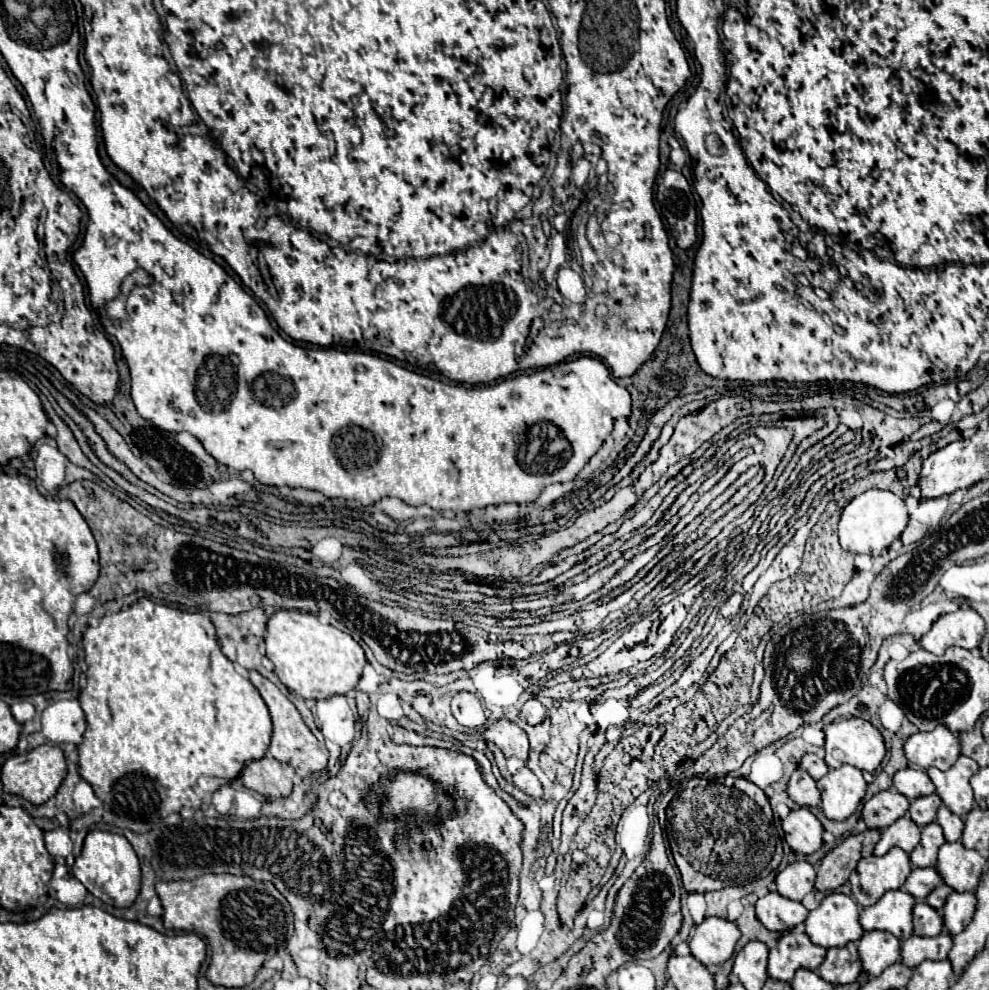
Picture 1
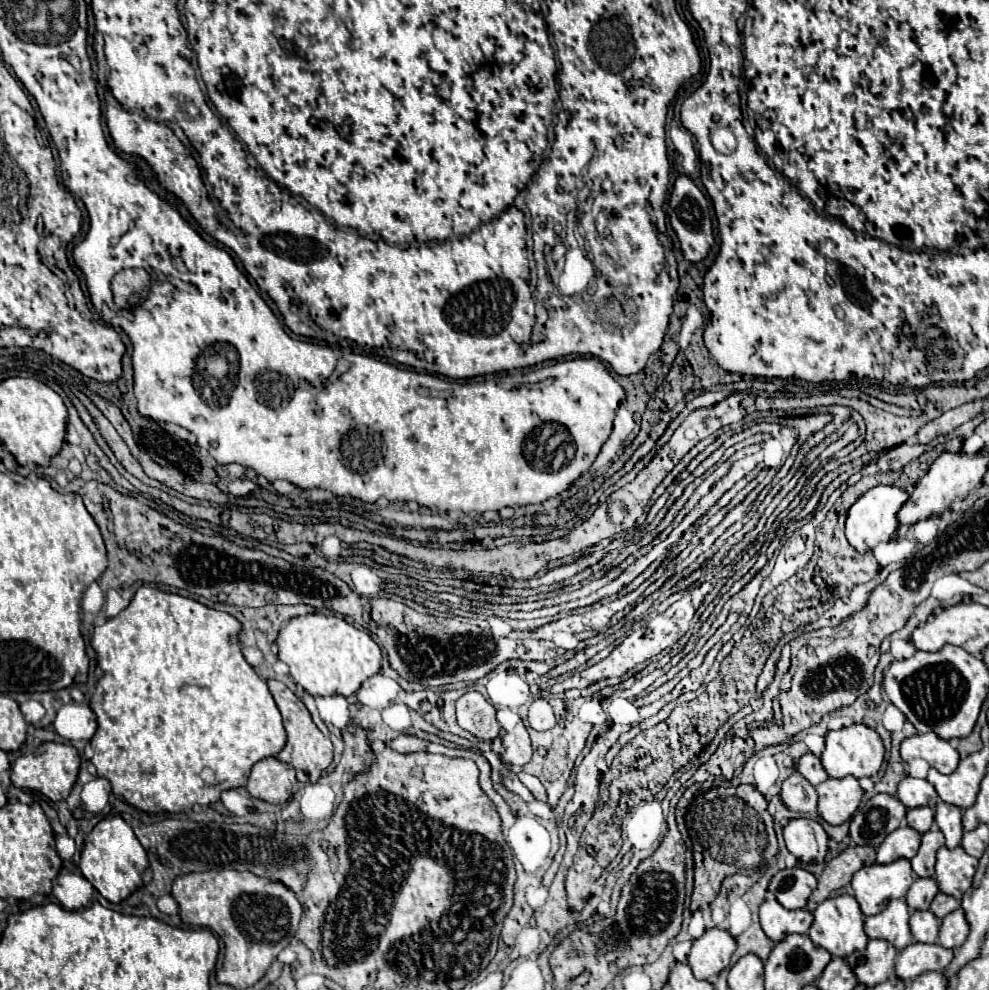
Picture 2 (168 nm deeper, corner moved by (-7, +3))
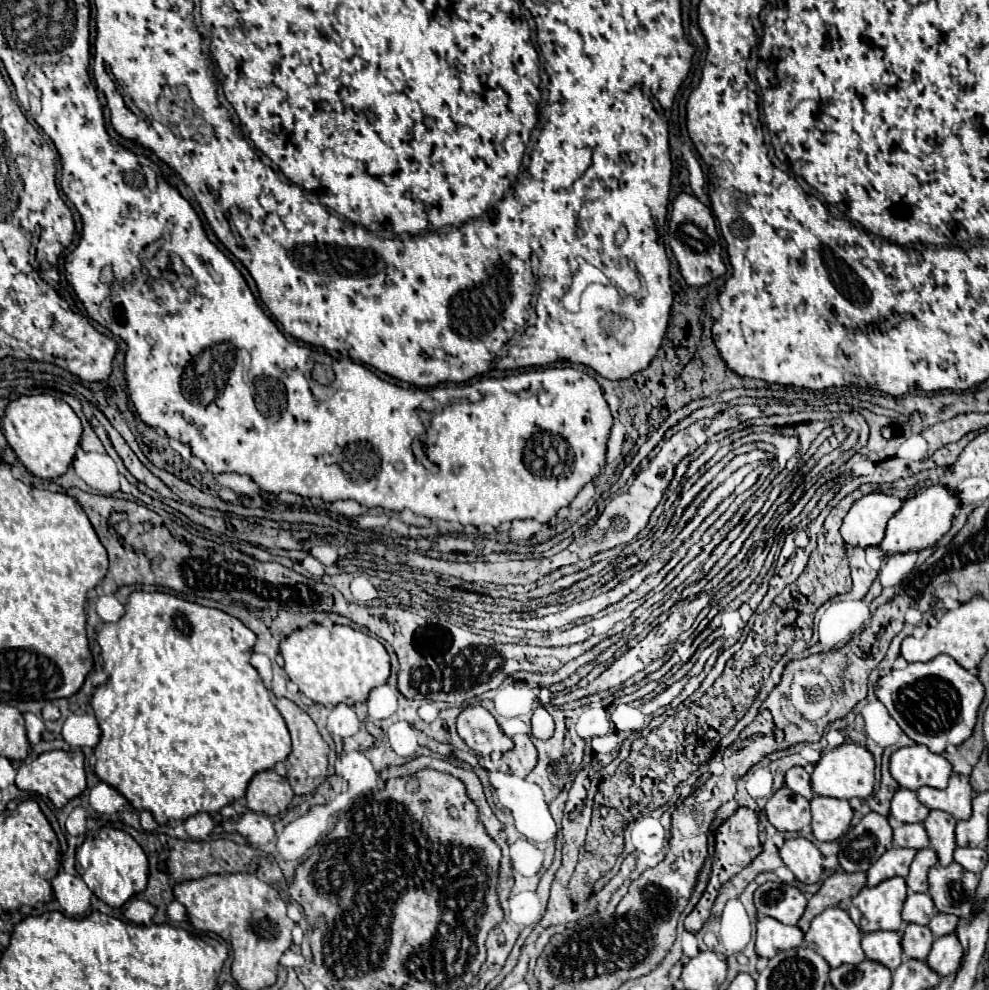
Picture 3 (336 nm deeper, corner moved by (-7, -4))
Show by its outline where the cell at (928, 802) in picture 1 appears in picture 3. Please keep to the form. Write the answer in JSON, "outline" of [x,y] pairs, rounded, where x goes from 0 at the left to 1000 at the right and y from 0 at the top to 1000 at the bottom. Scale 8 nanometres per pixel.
{"outline":[[[906,832],[902,840],[904,840],[904,853],[910,857],[932,859],[940,855],[938,842],[932,832]]]}

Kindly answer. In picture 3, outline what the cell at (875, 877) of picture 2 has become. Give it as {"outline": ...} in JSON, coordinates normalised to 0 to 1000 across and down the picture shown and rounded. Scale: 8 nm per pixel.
{"outline":[[[900,887],[884,897],[872,897],[868,905],[861,907],[857,923],[872,943],[888,939],[912,939],[912,913],[916,909],[914,887]]]}

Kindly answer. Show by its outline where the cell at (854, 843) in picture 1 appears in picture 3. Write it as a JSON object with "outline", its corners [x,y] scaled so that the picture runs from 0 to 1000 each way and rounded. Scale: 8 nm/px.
{"outline":[[[851,881],[839,883],[833,889],[833,893],[829,895],[829,899],[817,909],[817,915],[805,935],[811,941],[815,941],[823,925],[827,925],[829,921],[833,921],[839,915],[847,915],[855,907],[863,907],[874,895],[876,895],[874,881],[872,883],[851,883]]]}

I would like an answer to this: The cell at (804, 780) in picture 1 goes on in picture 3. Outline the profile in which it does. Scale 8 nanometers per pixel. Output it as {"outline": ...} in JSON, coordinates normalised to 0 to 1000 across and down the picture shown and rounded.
{"outline":[[[791,794],[775,810],[772,822],[787,840],[809,840],[819,832],[819,810]]]}

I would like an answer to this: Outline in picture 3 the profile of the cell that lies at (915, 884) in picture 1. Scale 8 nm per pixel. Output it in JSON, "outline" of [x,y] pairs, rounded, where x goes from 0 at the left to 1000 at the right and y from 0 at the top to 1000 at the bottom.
{"outline":[[[918,903],[912,919],[912,929],[916,933],[936,935],[946,923],[946,915],[938,903]]]}

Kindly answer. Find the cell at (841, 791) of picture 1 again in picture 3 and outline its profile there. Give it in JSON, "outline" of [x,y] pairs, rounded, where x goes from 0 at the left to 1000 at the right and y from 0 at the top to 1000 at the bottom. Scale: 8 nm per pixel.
{"outline":[[[827,806],[821,808],[821,842],[829,851],[843,851],[859,836],[863,824],[855,808],[845,806]]]}

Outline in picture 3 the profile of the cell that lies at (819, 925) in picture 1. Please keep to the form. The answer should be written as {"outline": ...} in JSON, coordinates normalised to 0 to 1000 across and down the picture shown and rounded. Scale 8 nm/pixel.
{"outline":[[[835,917],[827,923],[819,939],[813,943],[813,954],[827,962],[839,978],[851,974],[870,974],[876,966],[870,958],[872,943],[861,927],[851,917]]]}

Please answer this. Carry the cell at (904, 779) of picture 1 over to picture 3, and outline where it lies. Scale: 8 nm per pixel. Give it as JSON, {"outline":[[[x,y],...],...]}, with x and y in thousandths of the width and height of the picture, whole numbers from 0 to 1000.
{"outline":[[[908,798],[900,810],[900,824],[904,824],[908,830],[914,832],[924,832],[924,830],[934,830],[940,818],[928,810],[926,800],[922,798]]]}

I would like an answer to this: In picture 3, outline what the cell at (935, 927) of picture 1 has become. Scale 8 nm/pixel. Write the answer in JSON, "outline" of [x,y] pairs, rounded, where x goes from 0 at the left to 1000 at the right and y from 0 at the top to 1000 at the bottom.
{"outline":[[[918,933],[912,939],[912,962],[918,968],[924,970],[936,970],[940,956],[942,956],[942,943],[938,935],[928,935],[928,933]]]}

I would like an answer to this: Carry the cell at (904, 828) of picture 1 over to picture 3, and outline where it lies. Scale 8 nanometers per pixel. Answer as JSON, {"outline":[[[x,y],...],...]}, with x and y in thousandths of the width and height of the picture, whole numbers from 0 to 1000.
{"outline":[[[908,855],[896,859],[896,863],[892,863],[888,867],[888,871],[884,871],[880,875],[880,879],[876,881],[876,887],[878,887],[876,895],[878,897],[888,895],[890,891],[894,891],[898,887],[904,887],[904,885],[916,887],[918,877],[920,877],[920,873],[924,869],[924,863],[926,863],[924,859],[912,859]]]}

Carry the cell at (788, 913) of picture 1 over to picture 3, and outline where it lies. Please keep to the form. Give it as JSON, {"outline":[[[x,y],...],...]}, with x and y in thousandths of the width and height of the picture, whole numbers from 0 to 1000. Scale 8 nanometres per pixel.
{"outline":[[[768,927],[764,937],[764,964],[768,968],[781,968],[791,960],[807,958],[813,947],[807,935],[795,935],[783,927]]]}

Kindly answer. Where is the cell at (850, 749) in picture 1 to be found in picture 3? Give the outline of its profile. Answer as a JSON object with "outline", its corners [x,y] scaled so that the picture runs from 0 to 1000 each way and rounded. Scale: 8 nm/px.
{"outline":[[[855,749],[843,758],[833,758],[829,770],[823,774],[819,792],[823,802],[827,804],[839,804],[847,808],[859,808],[859,806],[874,808],[882,802],[884,796],[884,766],[876,756]]]}

